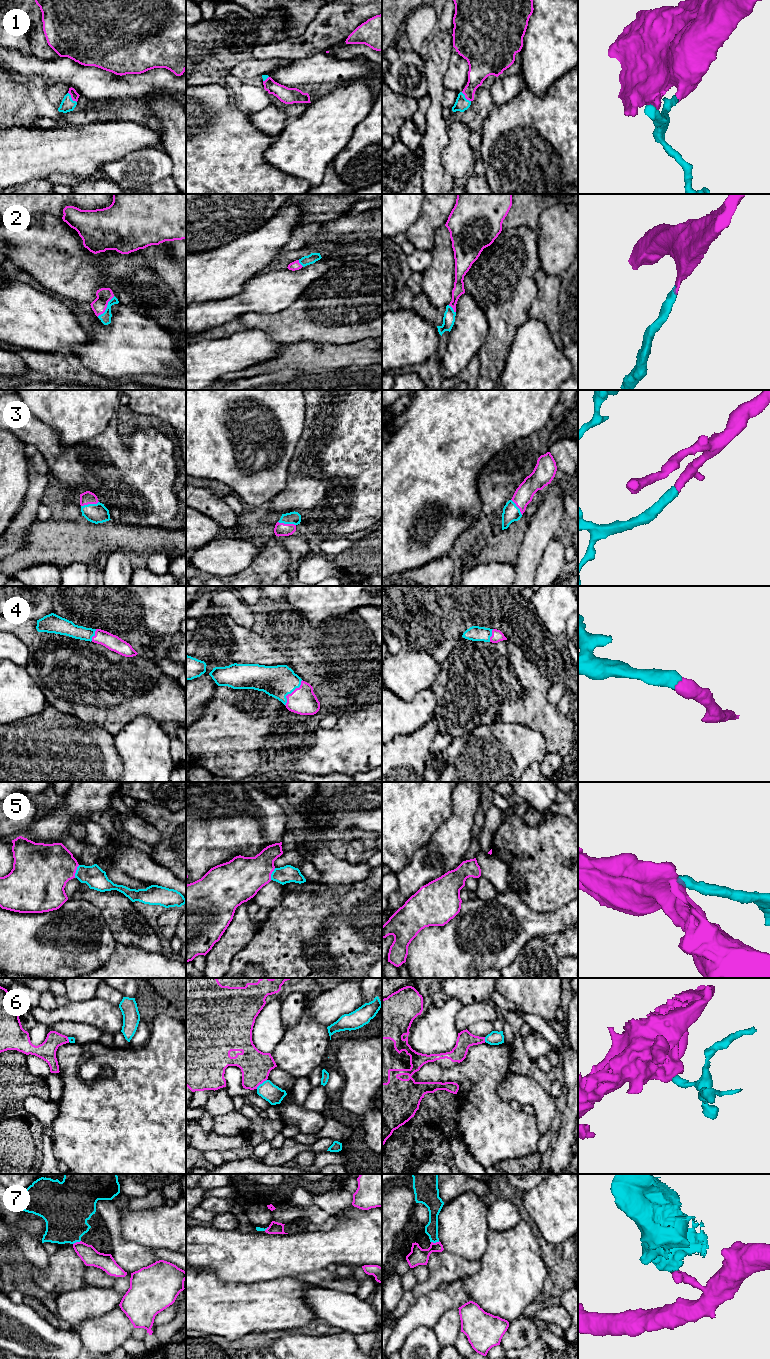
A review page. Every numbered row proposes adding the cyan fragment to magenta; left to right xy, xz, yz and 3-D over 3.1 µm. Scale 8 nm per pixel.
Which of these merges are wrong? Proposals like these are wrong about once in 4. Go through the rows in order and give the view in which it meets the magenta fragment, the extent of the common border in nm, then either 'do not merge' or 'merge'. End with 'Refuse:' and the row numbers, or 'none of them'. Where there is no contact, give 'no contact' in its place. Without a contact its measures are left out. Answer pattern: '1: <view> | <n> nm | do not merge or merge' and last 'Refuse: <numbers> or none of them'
1: xy | 110 nm | merge
2: xy | 220 nm | merge
3: xy | 150 nm | merge
4: xz | 240 nm | merge
5: xy | 110 nm | merge
6: xz | 120 nm | do not merge
7: yz | 70 nm | do not merge
Refuse: 6, 7

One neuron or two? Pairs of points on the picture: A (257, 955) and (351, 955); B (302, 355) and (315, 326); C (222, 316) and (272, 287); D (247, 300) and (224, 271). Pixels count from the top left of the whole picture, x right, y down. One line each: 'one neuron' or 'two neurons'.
A: one neuron
B: two neurons
C: one neuron
D: two neurons

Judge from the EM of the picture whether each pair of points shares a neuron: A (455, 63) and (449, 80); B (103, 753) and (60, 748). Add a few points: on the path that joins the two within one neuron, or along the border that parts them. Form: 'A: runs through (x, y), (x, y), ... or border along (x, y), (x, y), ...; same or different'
A: runs through (455, 67), (455, 74), (453, 76); same
B: runs through (92, 753), (71, 753); same

